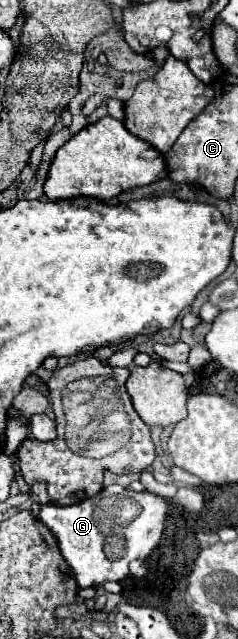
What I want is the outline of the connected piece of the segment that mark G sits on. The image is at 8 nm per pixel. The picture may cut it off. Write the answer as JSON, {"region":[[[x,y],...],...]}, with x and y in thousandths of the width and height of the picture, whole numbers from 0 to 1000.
{"region":[[[454,761],[395,779],[311,792],[193,789],[160,814],[210,826],[252,854],[252,867],[311,895],[336,920],[504,911],[538,901],[538,883],[571,873],[622,873],[681,842],[681,826],[714,789],[630,770],[546,770],[538,764]]]}

